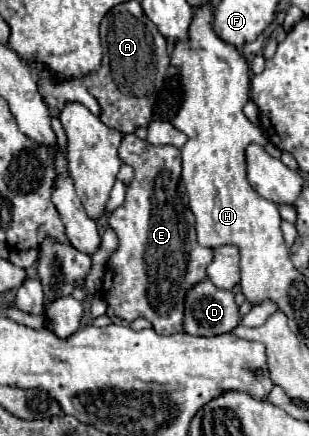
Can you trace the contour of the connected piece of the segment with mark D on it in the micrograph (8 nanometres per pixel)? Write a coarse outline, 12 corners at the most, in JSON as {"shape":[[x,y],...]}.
{"shape":[[209,280],[185,298],[183,328],[217,336],[239,324],[231,290]]}

